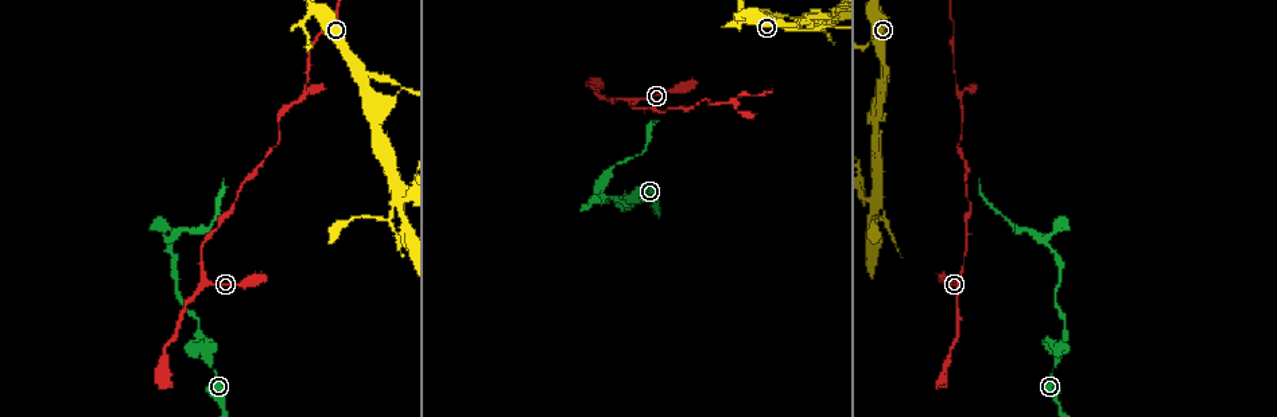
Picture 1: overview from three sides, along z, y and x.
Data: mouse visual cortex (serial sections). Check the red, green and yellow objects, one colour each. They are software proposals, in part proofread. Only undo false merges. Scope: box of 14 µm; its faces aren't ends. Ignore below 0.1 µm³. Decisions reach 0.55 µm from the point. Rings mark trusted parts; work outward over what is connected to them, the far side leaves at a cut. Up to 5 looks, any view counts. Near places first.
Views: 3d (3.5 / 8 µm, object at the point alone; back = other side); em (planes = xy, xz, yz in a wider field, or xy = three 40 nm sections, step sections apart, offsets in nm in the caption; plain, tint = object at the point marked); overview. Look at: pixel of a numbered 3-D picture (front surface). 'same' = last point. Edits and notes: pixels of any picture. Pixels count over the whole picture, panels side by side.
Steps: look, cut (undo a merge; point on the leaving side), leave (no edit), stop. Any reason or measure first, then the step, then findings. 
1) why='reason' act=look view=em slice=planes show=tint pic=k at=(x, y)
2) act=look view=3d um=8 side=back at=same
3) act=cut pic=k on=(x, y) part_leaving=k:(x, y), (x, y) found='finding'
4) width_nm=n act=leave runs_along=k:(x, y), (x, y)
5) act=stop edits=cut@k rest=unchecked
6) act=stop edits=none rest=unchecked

why='abrupt turn' act=look view=3d um=8 side=back pic=1 at=(202, 354)

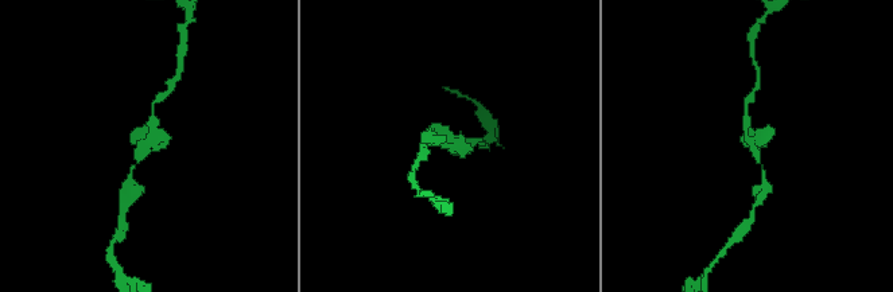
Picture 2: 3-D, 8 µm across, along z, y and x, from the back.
why='need the tissue' act=look view=em slice=xy step=1 show=tint pic=2 at=(752, 149)

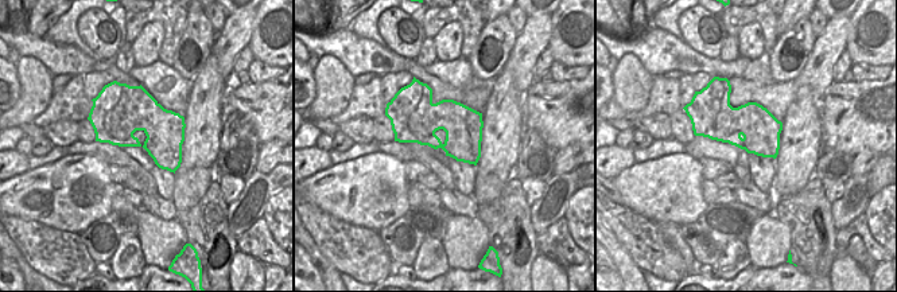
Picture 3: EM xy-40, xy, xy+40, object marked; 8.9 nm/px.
act=leave found='one cell here'

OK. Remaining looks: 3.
why='a fork' act=look view=3d um=3.5 pic=1 at=(361, 76)

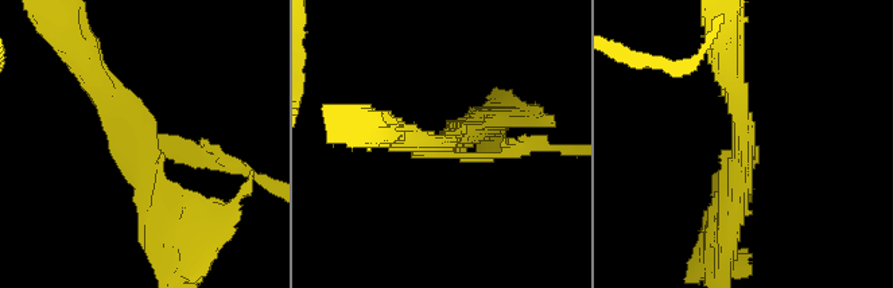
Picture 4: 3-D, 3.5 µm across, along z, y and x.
why='shape alone is not enough' act=look view=em slice=xy step=1 show=tint pic=4 at=(445, 146)

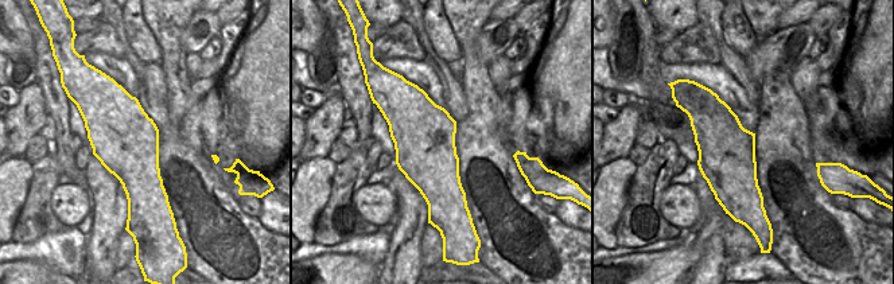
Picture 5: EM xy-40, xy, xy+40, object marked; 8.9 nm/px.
arms=3 act=cut pic=4 on=(201, 150) part_leaving=4:(162, 148), (270, 181) found='a second cell is stuck on'

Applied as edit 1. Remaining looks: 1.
act=stop edits=cut@4 rest=unchecked

